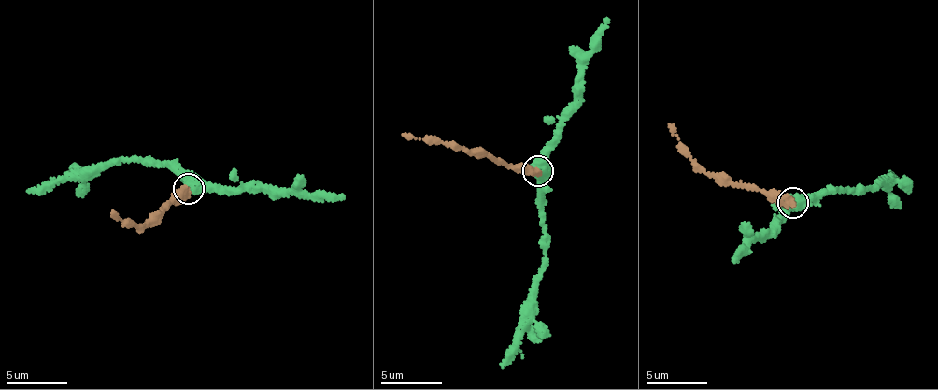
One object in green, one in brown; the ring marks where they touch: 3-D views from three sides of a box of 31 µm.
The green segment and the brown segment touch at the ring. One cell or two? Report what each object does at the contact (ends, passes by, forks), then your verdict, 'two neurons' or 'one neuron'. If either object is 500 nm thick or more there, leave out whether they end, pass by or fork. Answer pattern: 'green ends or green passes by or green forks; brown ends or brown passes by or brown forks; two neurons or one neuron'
two neurons

